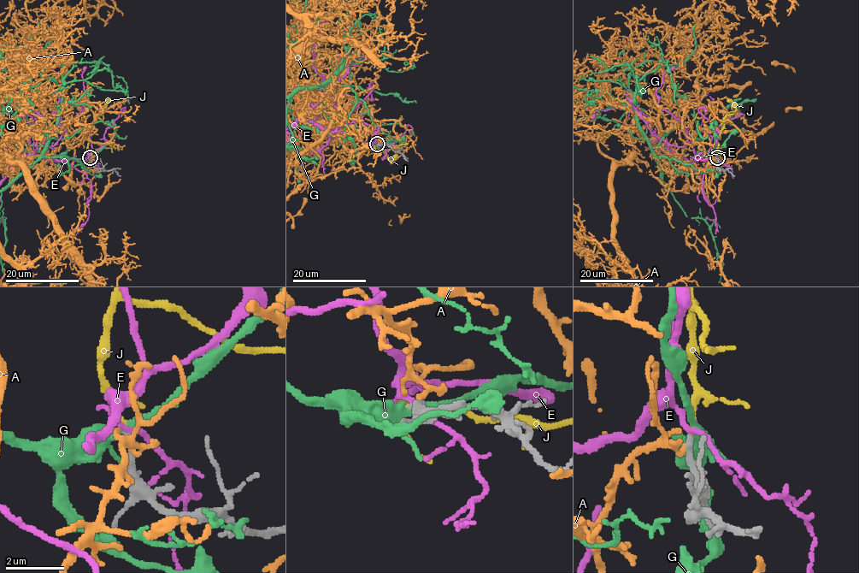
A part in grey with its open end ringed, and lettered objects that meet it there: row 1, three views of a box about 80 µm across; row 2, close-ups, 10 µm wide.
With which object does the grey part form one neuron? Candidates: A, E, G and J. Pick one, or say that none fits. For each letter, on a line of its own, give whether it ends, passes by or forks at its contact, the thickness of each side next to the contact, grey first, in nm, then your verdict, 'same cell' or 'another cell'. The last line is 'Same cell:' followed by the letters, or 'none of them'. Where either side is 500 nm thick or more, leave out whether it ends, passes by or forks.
A: it ends there; 320 nm thick on the grey side, 180 nm on the other; another cell
E: it forks there; 240 nm thick on the grey side, 120 nm on the other; another cell
G: it forks there; 240 nm thick on the grey side, 280 nm on the other; another cell
J: it ends there; 200 nm thick on the grey side, 200 nm on the other; same cell
Same cell: J

